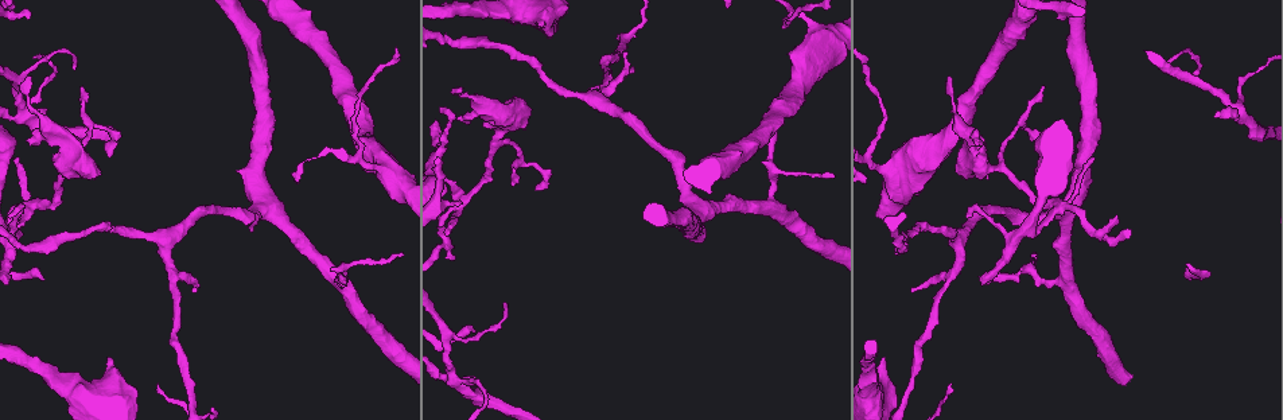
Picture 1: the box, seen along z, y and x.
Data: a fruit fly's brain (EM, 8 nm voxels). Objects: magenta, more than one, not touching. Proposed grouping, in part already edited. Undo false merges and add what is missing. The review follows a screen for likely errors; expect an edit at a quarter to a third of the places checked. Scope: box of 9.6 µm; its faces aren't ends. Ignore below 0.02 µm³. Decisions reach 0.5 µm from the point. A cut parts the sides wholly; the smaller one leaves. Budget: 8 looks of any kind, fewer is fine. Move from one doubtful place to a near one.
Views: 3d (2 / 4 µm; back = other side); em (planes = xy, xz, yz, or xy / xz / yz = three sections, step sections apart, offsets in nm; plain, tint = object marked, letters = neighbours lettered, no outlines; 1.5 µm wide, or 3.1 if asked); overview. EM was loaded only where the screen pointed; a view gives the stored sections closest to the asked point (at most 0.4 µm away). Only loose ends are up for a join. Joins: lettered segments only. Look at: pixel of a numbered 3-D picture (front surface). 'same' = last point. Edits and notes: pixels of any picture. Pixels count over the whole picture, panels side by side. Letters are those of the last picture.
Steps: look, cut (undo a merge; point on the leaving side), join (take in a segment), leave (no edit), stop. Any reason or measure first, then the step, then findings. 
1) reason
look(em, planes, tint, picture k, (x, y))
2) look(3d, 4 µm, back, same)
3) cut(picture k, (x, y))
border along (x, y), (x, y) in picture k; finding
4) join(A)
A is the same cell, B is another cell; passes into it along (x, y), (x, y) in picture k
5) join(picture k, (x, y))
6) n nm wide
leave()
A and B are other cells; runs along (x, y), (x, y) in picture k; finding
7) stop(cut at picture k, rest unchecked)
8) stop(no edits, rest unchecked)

sudden change in width
look(em, planes, plain, picture 1, (1067, 280))

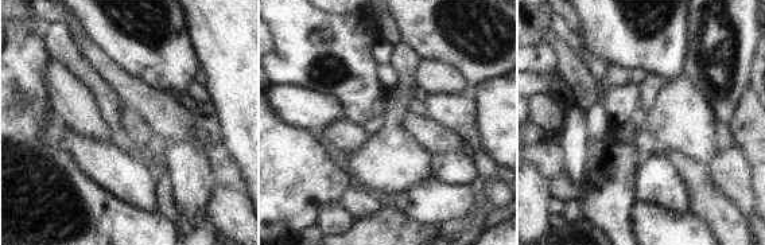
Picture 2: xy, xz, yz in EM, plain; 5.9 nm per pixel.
what lies round it
look(em, planes, letters, same)

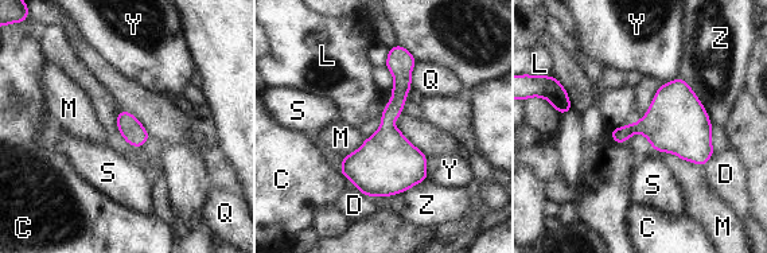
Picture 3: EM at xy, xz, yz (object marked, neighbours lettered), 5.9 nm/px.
leave()
C, D, L, M, Q, S, Y and Z are other cells; all the same neuron

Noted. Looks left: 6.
three-way junction
look(em, yz, step 4, tint, picture 1, (462, 198))

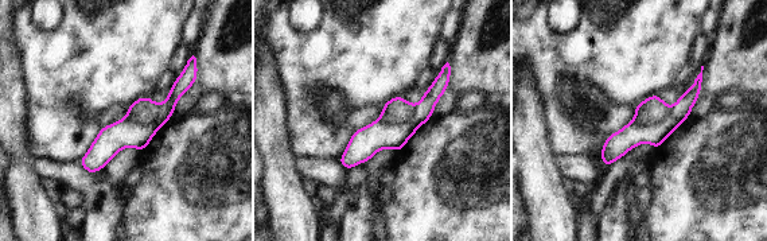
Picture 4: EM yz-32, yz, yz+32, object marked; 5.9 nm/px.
look(em, planes, tint, same)

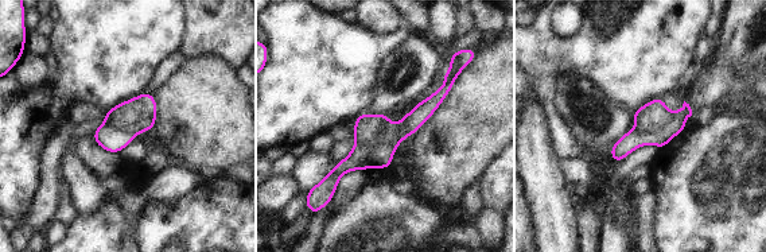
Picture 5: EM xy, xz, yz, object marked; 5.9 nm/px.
look(em, planes, letters, same)

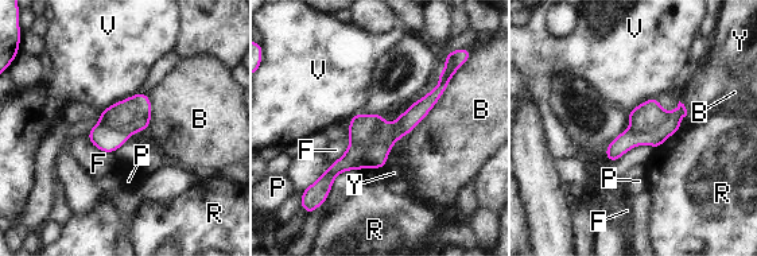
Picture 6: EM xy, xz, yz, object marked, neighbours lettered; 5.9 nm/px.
cut(picture 6, (628, 139))
B, F, P, R, V and Y are other cells; border along (670, 113), (653, 131), (631, 130) in picture 6; a second neuron is stuck on

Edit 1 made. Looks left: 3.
four arms meet
look(em, planes, letters, picture 1, (455, 382))

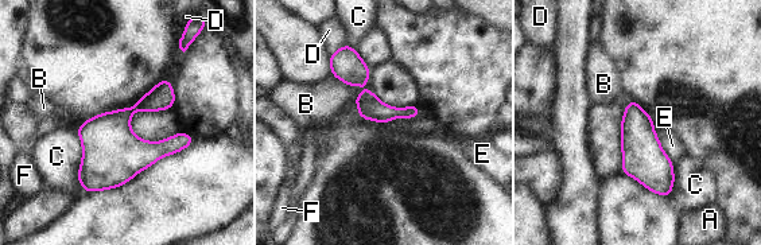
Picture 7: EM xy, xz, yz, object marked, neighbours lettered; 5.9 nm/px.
leave()
A, B, C, D, E and F are other cells; border along (655, 131), (663, 151), (674, 162) in picture 7; all the same neuron

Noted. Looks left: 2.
stop(cut at picture 6, rest unchecked)

